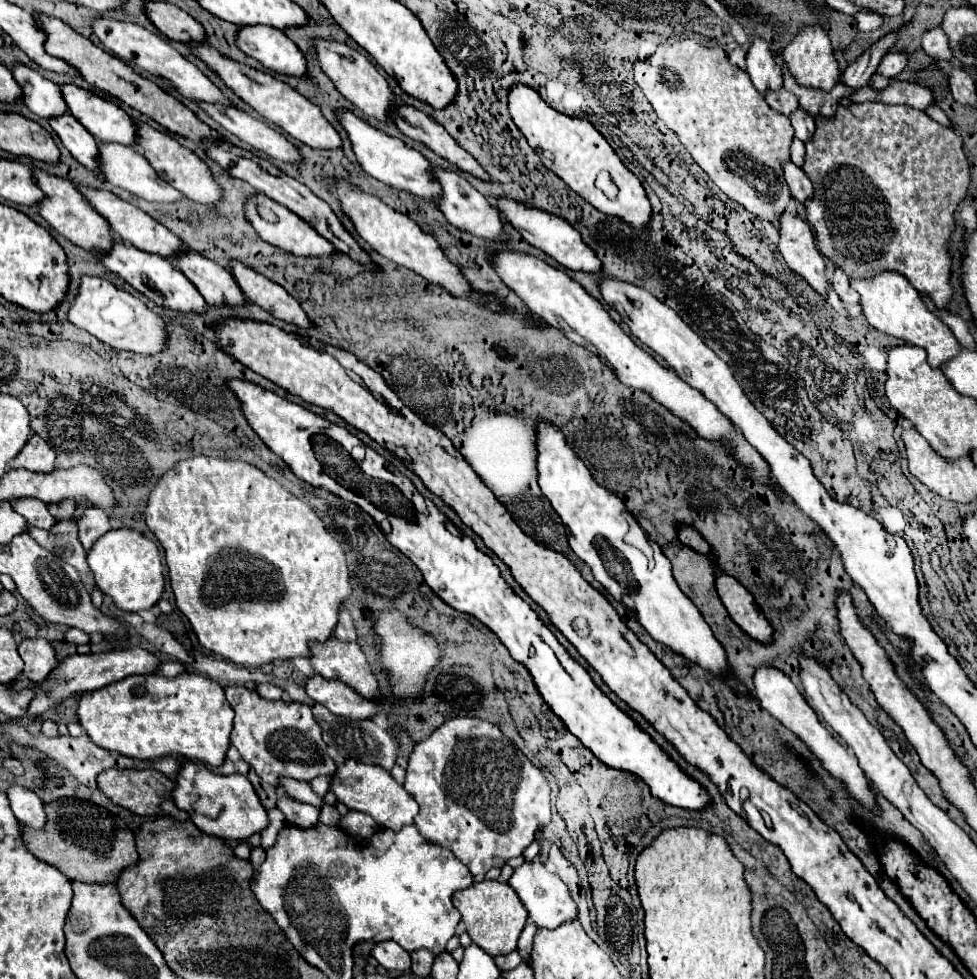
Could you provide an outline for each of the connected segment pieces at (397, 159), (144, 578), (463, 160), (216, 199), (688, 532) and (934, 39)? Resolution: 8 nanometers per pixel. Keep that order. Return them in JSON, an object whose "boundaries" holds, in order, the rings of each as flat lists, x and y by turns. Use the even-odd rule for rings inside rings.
{"boundaries":[[[341,112,339,122,349,134,357,162,369,176,373,176,379,182,385,182,387,186,393,186,397,190,405,190,417,198,427,198,429,202,433,202,437,206,437,198,441,198,441,184,433,176,431,164,427,162,427,158,423,154,419,154,413,148,407,148,399,138,391,138,391,136,383,134,381,130,369,126,367,122,363,122,361,118,357,118,351,112]],[[131,528,109,530,101,536,87,554,89,568,95,576,97,586,113,598,113,602,129,612,139,612,151,608,161,598,165,578,163,578,163,564,159,558,157,546,145,538,143,534]],[[401,106,397,110,397,114,393,114,395,124,399,126,399,130,413,138,419,140,421,144,425,144,429,150,433,150,435,154,443,156,445,160,449,160,453,166,457,166,463,172,473,174,479,180,491,180,485,170,481,166,477,166,477,160,465,152,447,132,443,126,439,126,433,118,429,118,427,114,411,108,411,106]],[[139,124,139,128,141,130,137,130,137,144,143,148,145,158,163,180,167,180,173,188,183,192,193,202,201,202,205,206,219,206,219,202,223,202,223,188,215,182,211,170,201,158,197,158,189,148,181,146,177,140,173,140,165,132,153,130,147,124]],[[683,526,679,532,681,532,681,538,679,538,681,542,685,542,687,546,691,546,693,550,697,550,701,554,709,554,709,544,703,540,703,536,697,530,693,530,689,526]],[[941,28,926,31,922,37,921,46,927,52,927,56,931,56,931,58,939,58,939,60,949,60,951,58,947,36,943,34]]]}

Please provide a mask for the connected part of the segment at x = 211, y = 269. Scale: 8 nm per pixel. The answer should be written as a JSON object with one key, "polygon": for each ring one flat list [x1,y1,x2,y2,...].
{"polygon":[[197,252,181,254,173,262,197,286,207,304,215,308,237,308,247,304,245,294,241,294,241,288,237,286,237,282,233,282,233,274,229,274,229,266,221,266,213,260,207,260]]}

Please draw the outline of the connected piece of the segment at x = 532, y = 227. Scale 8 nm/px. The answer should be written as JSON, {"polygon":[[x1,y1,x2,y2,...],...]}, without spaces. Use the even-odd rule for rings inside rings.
{"polygon":[[505,198,499,200,499,208,529,244,543,250,547,256,557,260,561,266,565,266,569,270,579,270,579,272,593,272,593,274,603,272,601,270,601,260,597,258,597,254,593,254,593,250,589,246,585,246,581,234,567,220,563,220,561,216,547,214,543,210,537,210,537,208,527,208,527,206,519,204,519,202,505,200]]}

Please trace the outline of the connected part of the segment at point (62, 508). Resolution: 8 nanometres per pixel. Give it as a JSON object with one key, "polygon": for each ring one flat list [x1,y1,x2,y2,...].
{"polygon":[[63,500,63,502,57,502,57,504,47,504,49,506,49,512,53,514,53,518,59,520,69,520,75,512,75,506,77,502,75,500]]}

